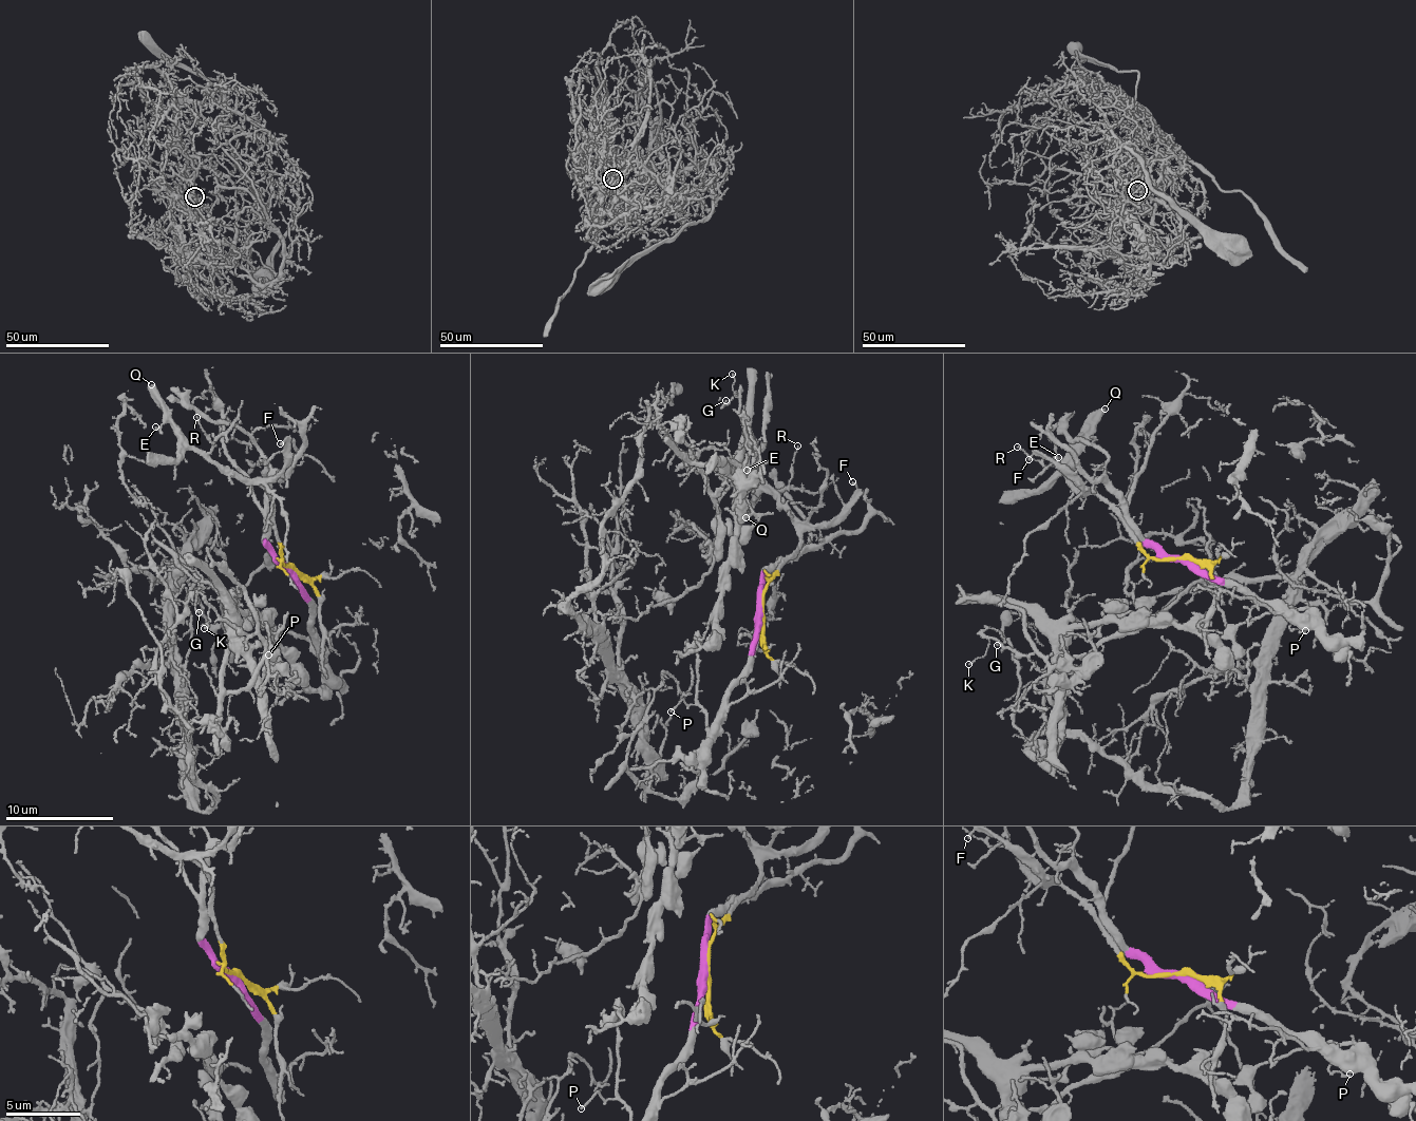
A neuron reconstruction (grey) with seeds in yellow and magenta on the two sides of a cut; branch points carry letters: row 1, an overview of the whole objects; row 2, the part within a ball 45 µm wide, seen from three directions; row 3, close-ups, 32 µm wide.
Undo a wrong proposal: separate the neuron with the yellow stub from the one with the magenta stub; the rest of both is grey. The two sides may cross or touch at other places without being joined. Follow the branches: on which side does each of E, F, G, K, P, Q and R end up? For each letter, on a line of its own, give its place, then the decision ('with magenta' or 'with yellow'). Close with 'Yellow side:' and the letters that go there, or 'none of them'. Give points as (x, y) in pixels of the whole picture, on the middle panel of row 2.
E: place (747, 470); with yellow
F: place (852, 481); with yellow
G: place (725, 400); with magenta
K: place (732, 374); with magenta
P: place (671, 711); with magenta
Q: place (746, 517); with yellow
R: place (797, 445); with yellow
Yellow side: E, F, Q, R

